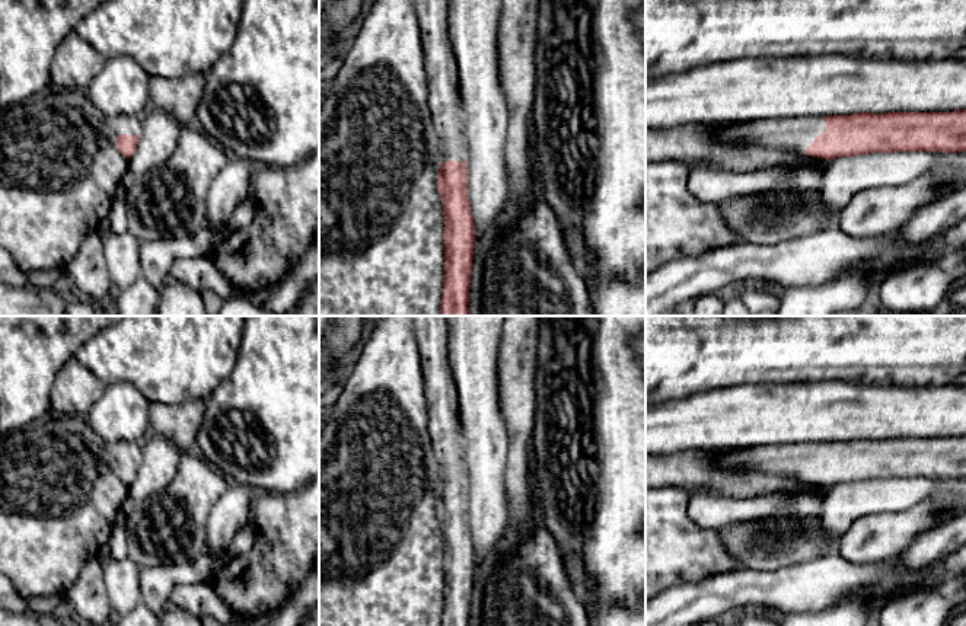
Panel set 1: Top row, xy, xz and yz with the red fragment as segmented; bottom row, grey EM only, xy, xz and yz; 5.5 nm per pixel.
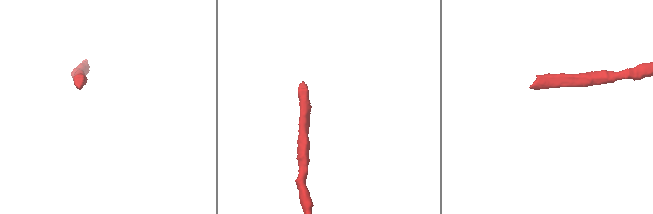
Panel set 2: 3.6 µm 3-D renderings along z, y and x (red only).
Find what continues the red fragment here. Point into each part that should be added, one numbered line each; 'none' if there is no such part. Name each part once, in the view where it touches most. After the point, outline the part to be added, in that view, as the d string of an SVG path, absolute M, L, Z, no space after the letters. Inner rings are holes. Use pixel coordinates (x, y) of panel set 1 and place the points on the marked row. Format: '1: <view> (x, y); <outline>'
1: yz (797, 133); M791 116L715 125L714 140L721 144L804 151L826 122L823 116Z

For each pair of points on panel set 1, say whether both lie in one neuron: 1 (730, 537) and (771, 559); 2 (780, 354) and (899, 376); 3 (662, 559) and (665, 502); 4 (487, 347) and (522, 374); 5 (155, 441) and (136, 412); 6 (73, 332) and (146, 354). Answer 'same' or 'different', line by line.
1: same
2: same
3: same
4: different
5: different
6: different

